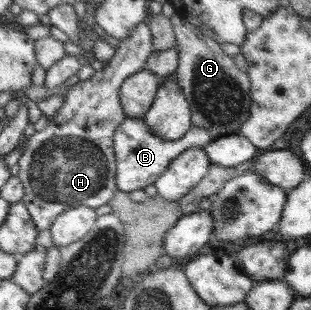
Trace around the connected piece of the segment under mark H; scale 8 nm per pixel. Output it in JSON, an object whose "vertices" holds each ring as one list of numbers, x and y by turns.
{"vertices":[[146,21,138,23,132,33,120,39,118,49,101,72,95,72,91,79,82,81,70,89,64,90,65,103,58,114,41,131,36,131,20,155,17,178,22,182,24,195,21,202,27,207,35,227,50,230,58,216,68,209,86,206,95,210,106,205,118,191,116,185,116,159,113,138,116,131,126,118,119,101,119,92,124,80,137,71,147,69,146,61,152,51,152,34]]}

